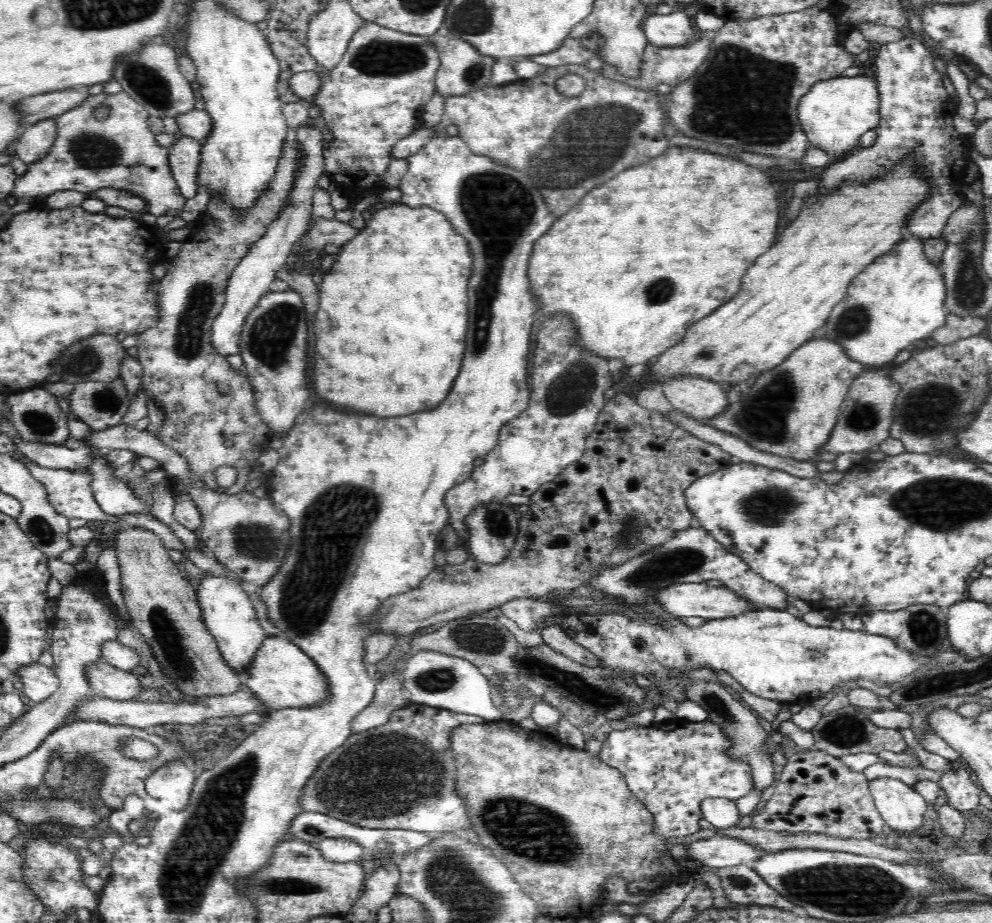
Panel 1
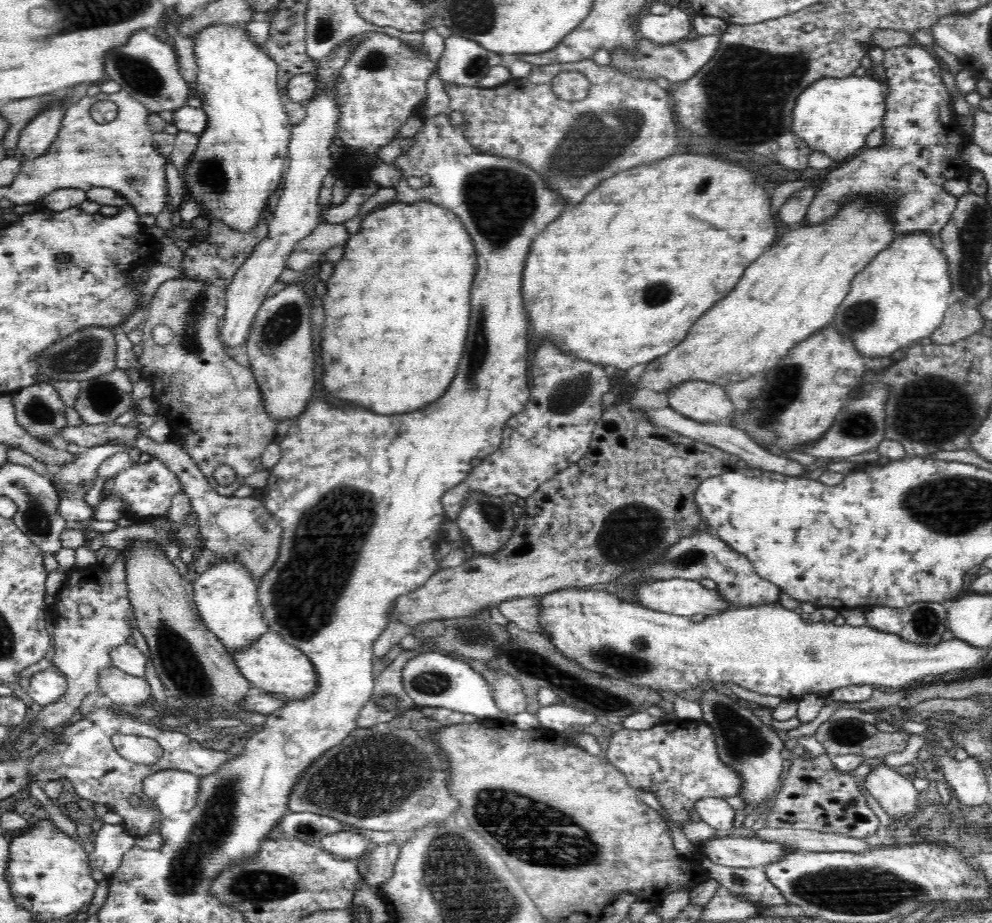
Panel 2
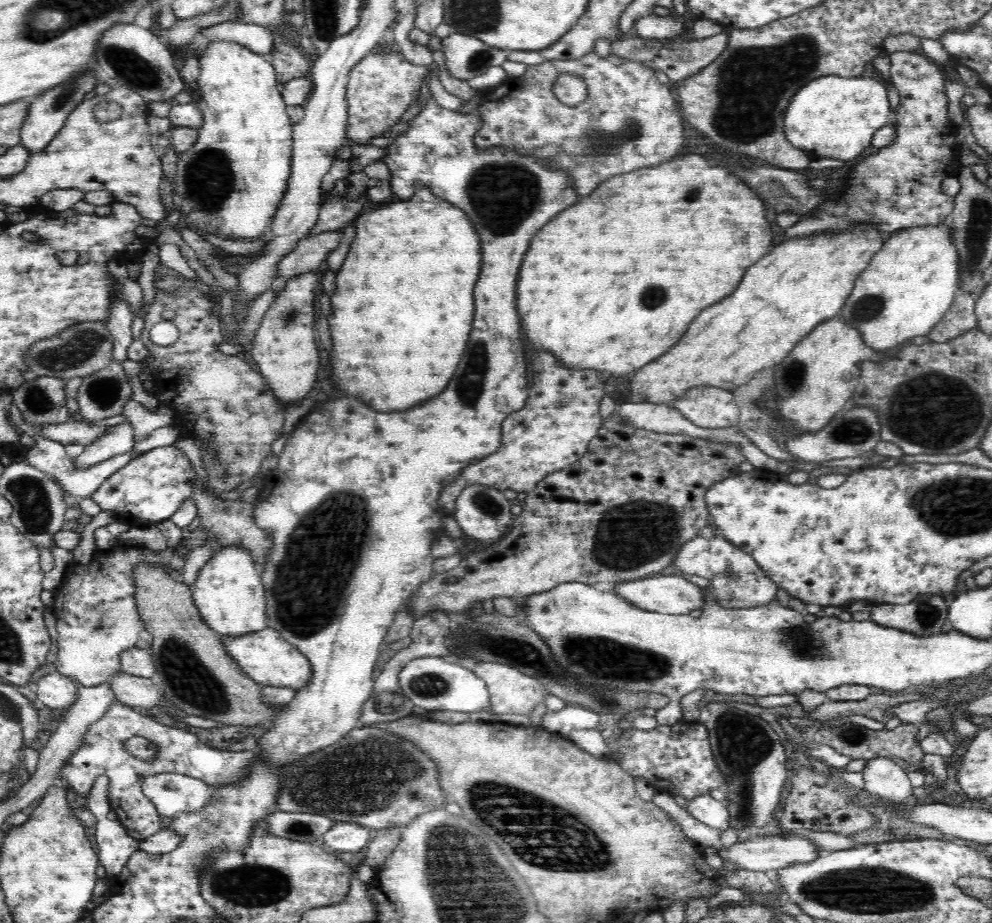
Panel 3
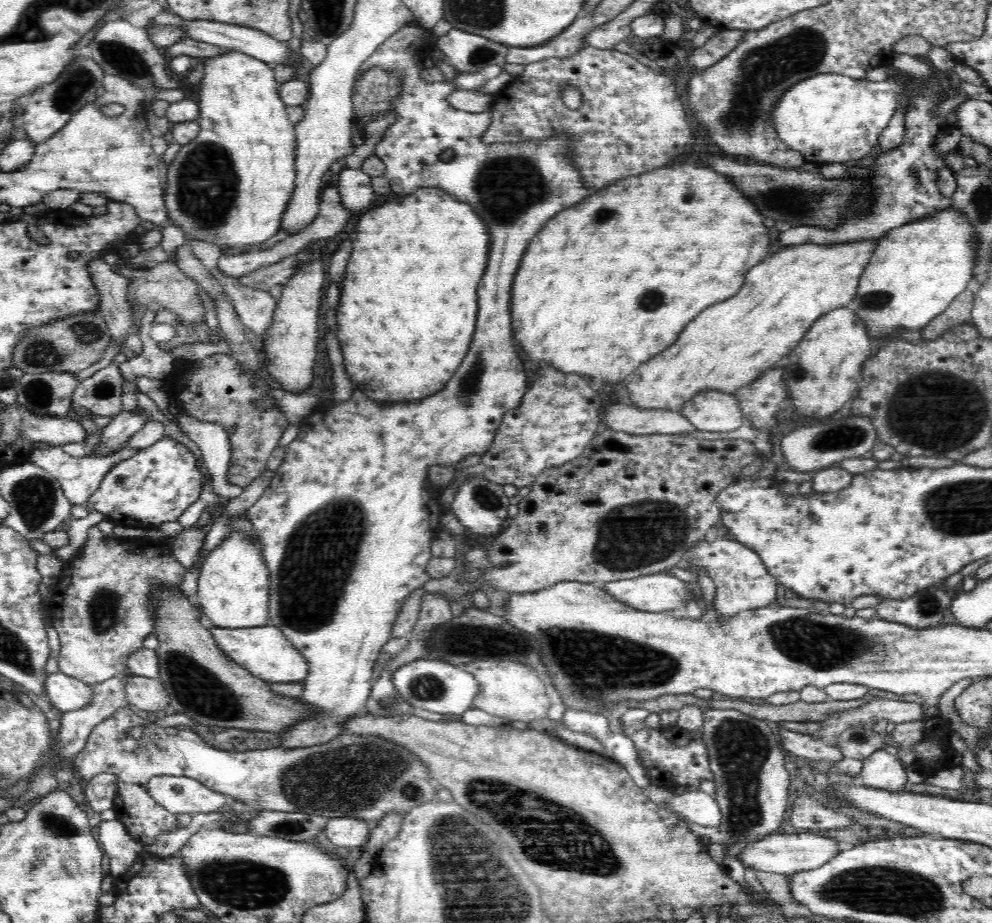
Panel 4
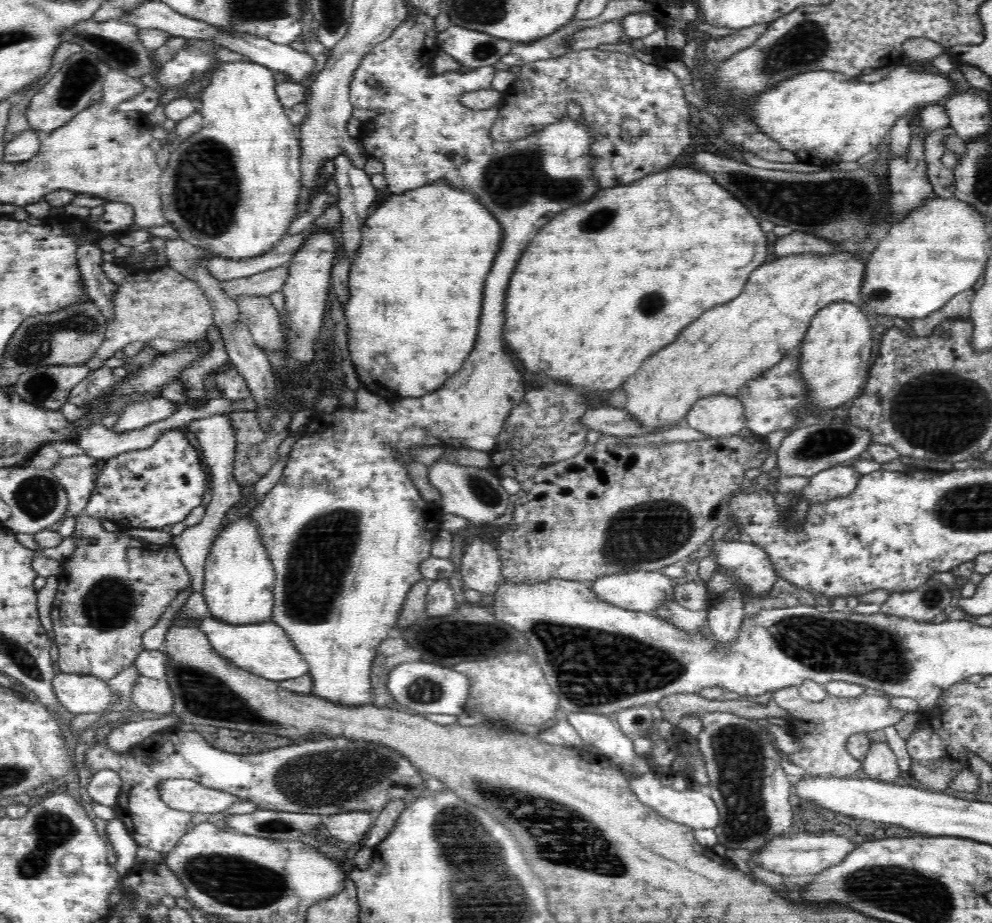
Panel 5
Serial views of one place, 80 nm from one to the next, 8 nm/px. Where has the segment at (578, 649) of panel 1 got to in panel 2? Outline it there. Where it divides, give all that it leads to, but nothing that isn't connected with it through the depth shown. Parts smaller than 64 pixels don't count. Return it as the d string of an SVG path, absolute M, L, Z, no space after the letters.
M531 596L525 600L502 601L497 607L508 621L514 621L520 629L528 632L542 633L546 636L538 624L538 613L540 610L539 596Z

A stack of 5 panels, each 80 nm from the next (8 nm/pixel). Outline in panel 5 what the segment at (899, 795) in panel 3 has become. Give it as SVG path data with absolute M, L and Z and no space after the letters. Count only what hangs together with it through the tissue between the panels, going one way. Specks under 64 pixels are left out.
M877 740L872 742L869 752L863 758L862 770L872 780L894 783L900 774L897 762L889 745Z

